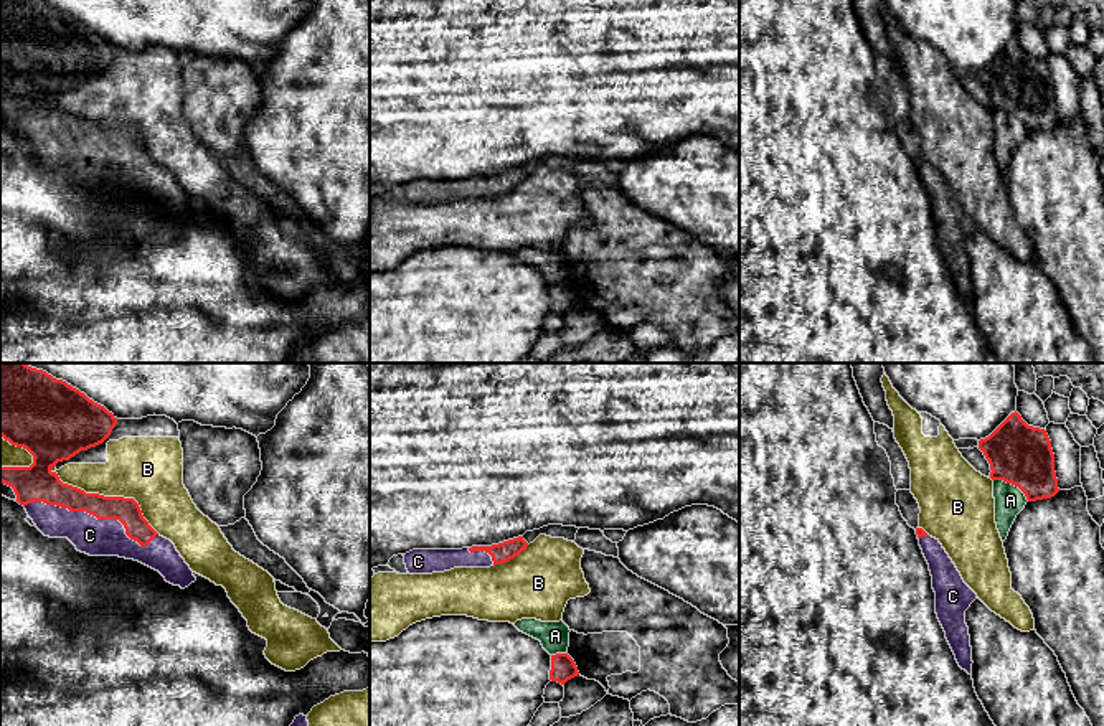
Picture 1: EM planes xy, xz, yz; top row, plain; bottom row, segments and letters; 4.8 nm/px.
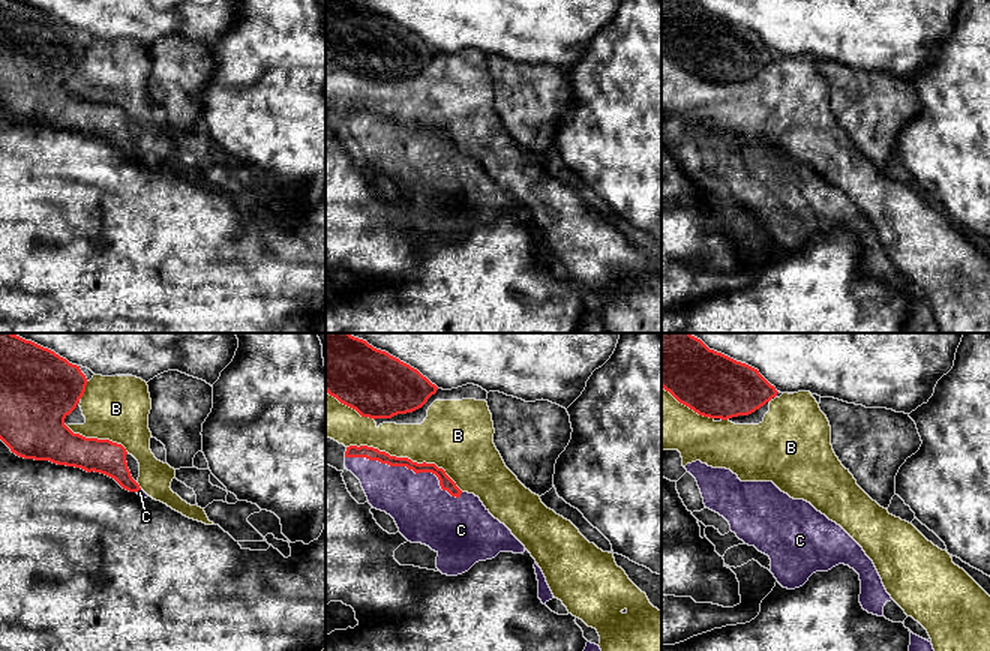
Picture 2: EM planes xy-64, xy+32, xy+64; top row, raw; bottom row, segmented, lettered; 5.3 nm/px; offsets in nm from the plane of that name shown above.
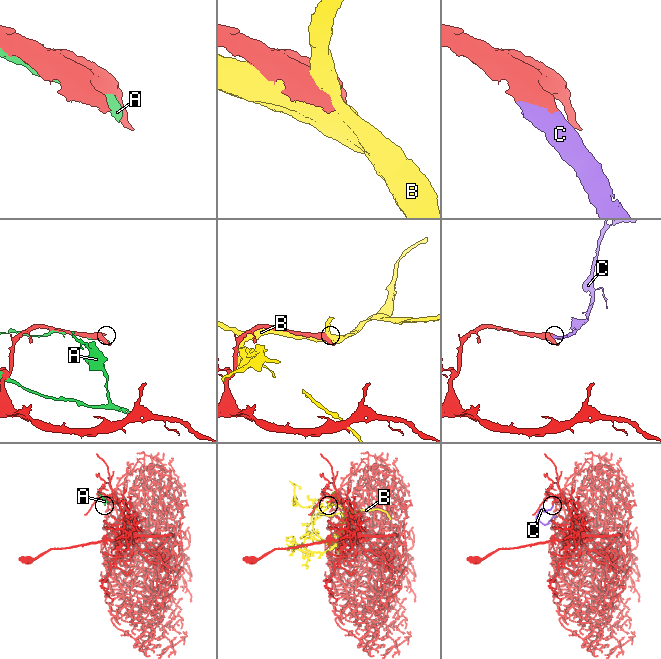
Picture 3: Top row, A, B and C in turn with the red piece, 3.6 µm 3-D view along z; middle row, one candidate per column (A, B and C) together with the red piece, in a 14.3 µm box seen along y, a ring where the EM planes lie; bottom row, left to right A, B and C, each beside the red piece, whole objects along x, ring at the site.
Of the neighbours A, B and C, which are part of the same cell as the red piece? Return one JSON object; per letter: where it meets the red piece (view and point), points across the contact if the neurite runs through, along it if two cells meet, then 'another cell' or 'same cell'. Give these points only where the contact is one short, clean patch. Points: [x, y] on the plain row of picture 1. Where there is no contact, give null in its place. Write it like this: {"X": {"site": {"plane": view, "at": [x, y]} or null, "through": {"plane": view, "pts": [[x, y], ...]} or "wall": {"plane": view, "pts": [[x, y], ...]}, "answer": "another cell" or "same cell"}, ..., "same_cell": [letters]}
{"A": {"site": {"plane": "yz", "at": [1012, 114]}, "answer": "another cell"}, "B": {"site": {"plane": "xy", "at": [108, 127]}, "answer": "another cell"}, "C": {"site": {"plane": "xy", "at": [93, 146]}, "answer": "same cell"}, "same_cell": ["C"]}

